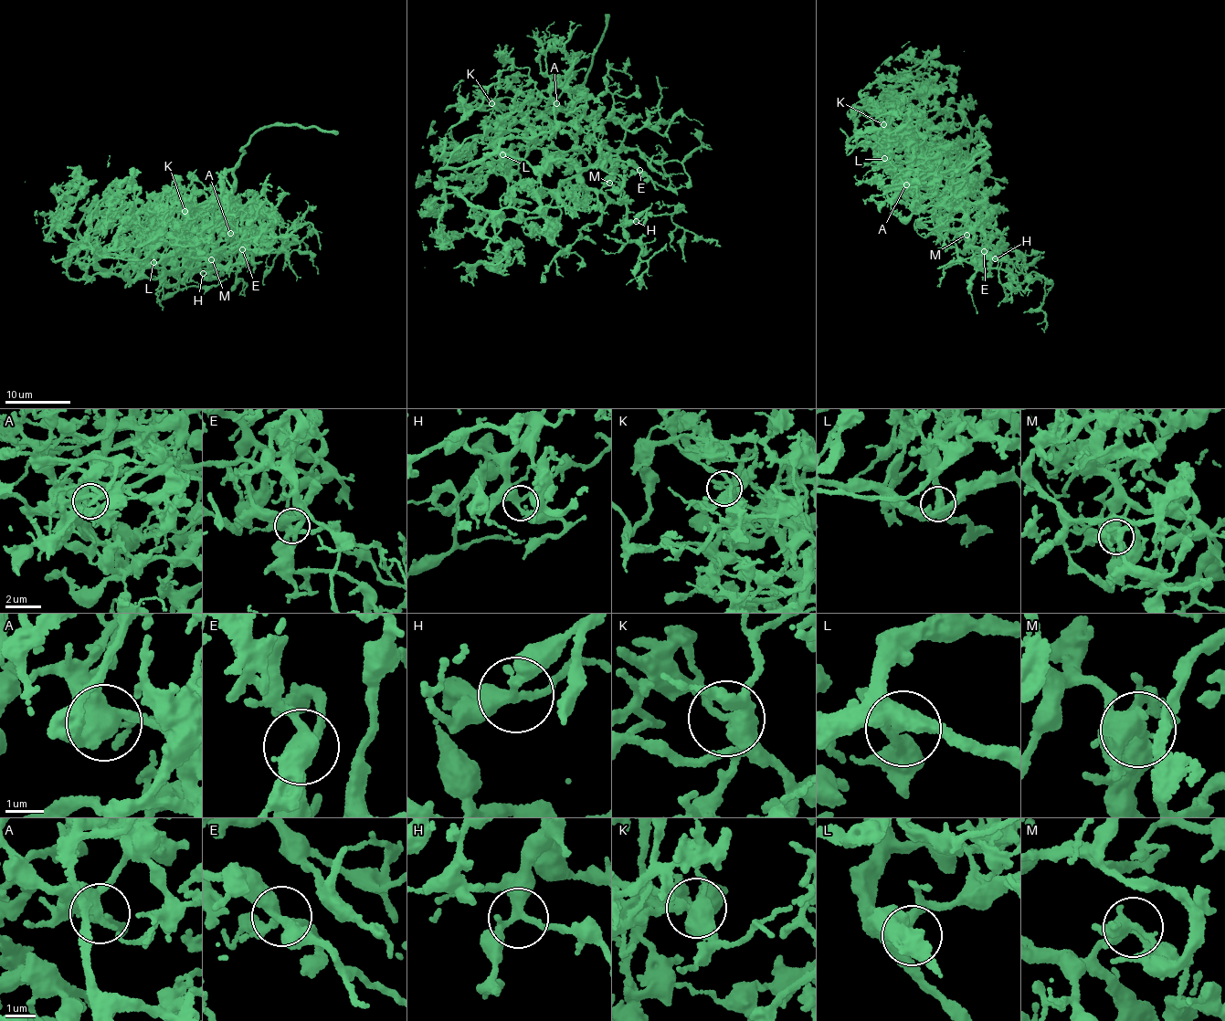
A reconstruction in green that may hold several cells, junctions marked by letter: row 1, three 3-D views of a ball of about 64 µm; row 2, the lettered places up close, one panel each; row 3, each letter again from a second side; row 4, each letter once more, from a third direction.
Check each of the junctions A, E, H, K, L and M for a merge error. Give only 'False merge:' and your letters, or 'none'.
False merge: M

